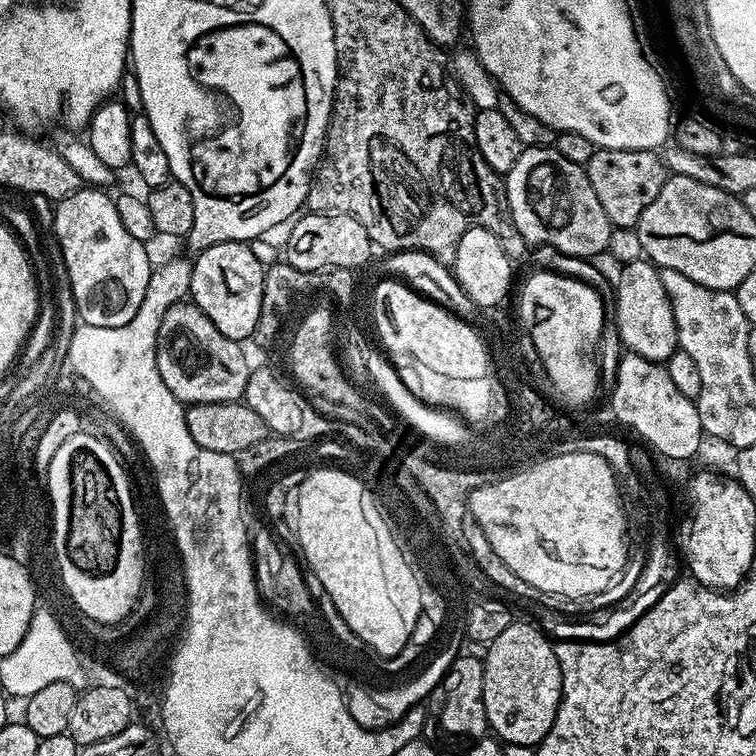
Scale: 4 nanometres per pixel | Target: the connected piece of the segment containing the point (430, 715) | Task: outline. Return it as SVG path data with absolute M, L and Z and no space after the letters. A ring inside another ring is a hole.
M459 655L436 688L429 693L424 714L424 732L432 735L431 739L437 745L449 744L450 747L461 750L471 748L476 741L489 735L484 705L484 662L479 655Z

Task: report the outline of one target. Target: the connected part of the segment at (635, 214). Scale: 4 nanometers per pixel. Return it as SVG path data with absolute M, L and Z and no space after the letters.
M609 148L598 150L586 165L588 176L602 202L602 208L616 228L635 228L642 218L642 210L662 194L668 184L670 171L668 164L660 157L661 153L655 148L642 150L618 150Z

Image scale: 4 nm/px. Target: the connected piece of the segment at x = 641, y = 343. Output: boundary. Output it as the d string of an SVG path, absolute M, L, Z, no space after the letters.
M641 258L623 265L620 271L620 285L614 288L616 300L616 328L620 331L620 340L633 356L646 360L667 362L677 351L676 323L672 313L672 303L662 286L660 269L647 259Z

